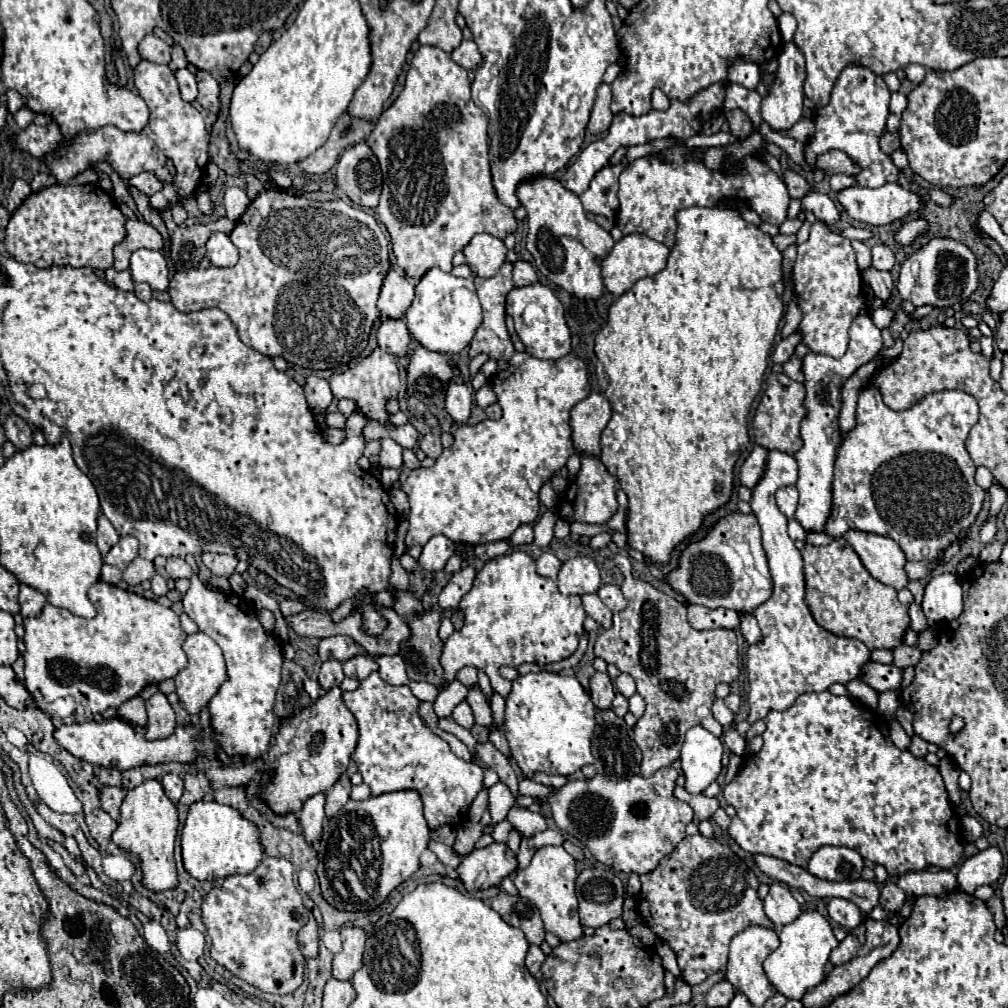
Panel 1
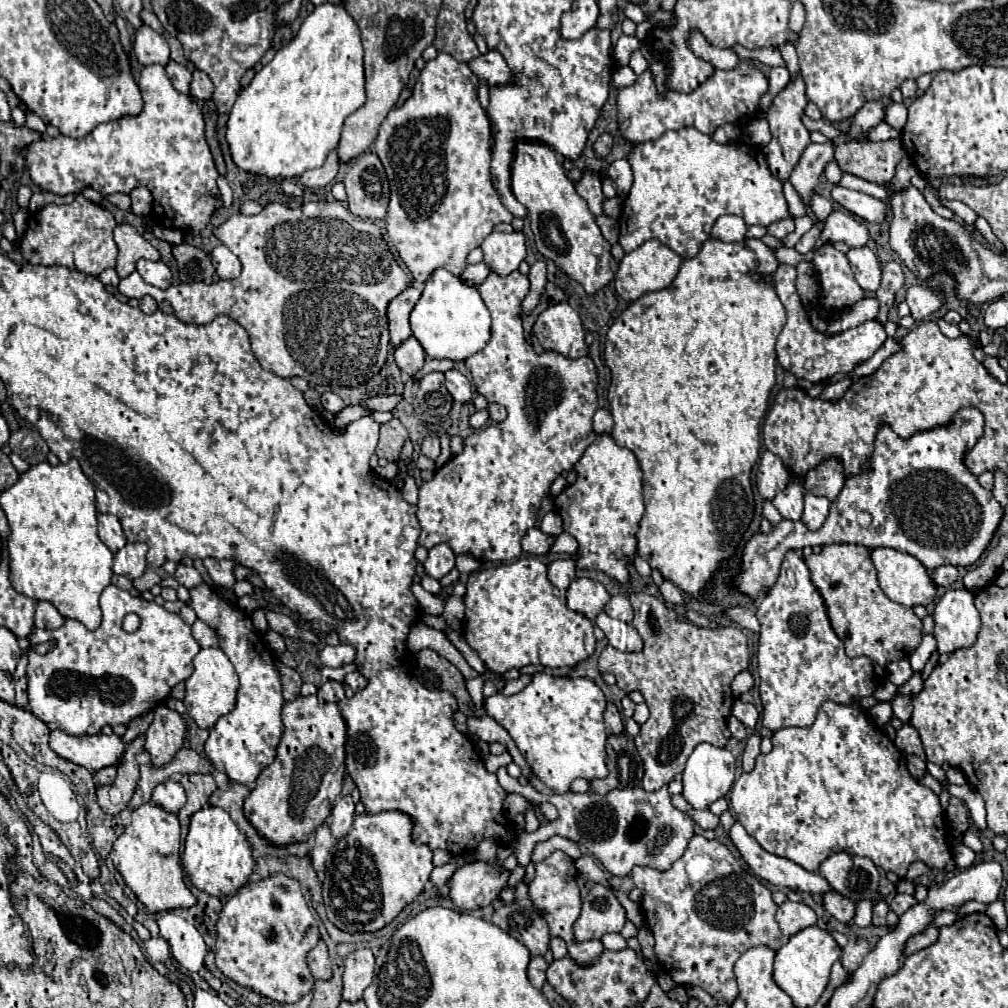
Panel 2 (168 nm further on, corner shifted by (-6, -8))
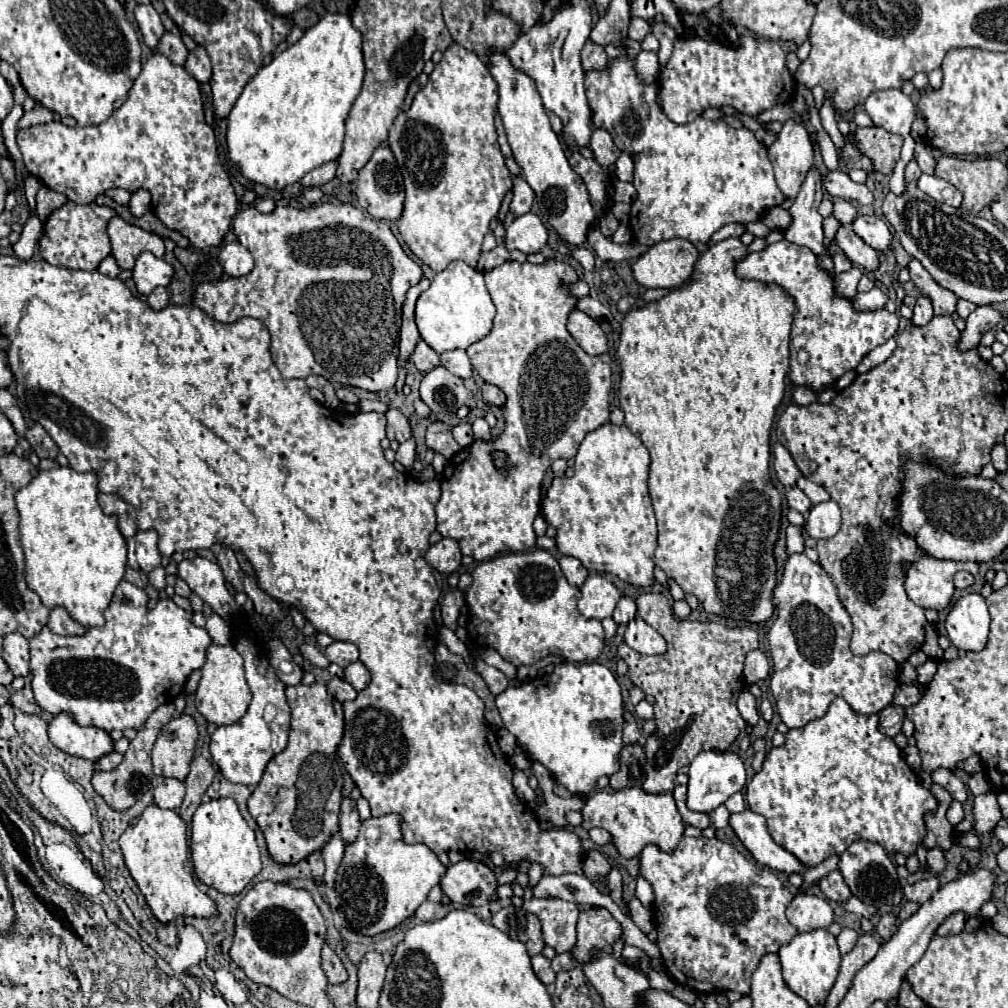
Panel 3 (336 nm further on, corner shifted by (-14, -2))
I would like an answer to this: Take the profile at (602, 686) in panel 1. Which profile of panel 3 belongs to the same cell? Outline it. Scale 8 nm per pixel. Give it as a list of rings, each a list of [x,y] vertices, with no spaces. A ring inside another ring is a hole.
[[[624,710],[624,744],[636,742],[638,742],[638,722],[628,710]]]

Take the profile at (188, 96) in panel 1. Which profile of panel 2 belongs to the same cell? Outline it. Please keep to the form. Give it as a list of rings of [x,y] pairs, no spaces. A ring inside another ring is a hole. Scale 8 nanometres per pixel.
[[[168,60],[166,64],[166,74],[170,78],[170,82],[174,84],[174,88],[182,94],[190,94],[190,72],[186,70],[186,66],[174,62],[174,60]]]

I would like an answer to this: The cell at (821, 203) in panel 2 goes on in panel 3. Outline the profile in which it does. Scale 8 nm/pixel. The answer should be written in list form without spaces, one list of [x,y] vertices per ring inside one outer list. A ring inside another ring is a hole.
[[[836,200],[834,202],[834,212],[832,212],[844,226],[848,226],[856,216],[858,216],[858,212],[856,212],[856,208],[848,202],[848,200]]]

